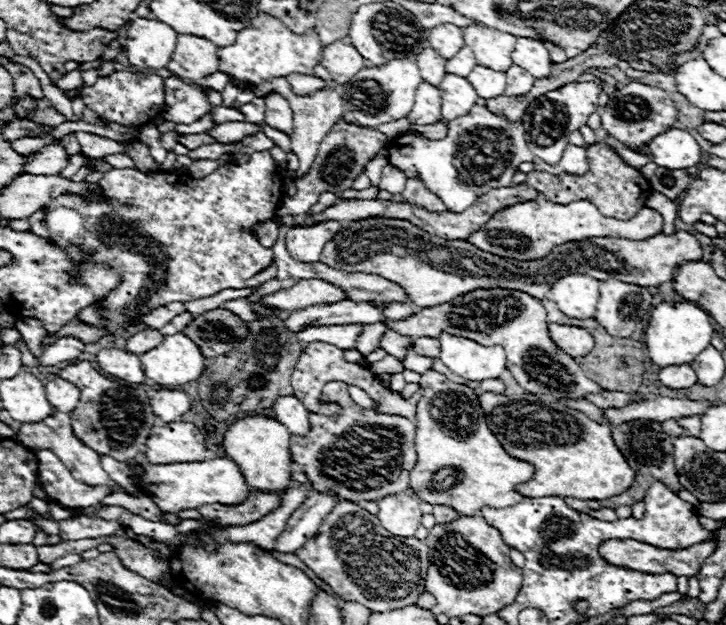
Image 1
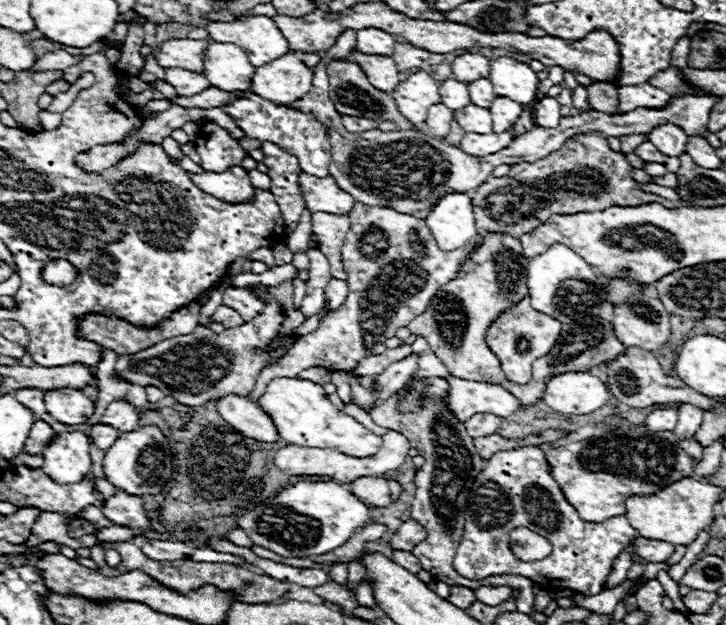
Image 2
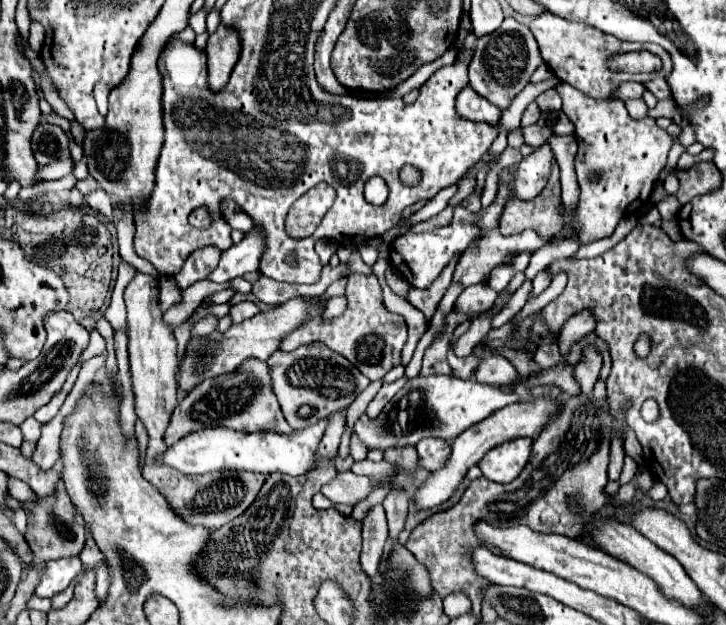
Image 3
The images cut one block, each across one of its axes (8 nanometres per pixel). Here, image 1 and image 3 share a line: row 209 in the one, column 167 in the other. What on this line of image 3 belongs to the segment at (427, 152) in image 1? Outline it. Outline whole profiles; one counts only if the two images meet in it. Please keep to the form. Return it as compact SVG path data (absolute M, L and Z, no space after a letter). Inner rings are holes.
M320 420L318 424L296 430L292 436L276 434L276 432L236 432L232 428L216 426L216 428L204 428L198 432L190 432L184 436L184 440L178 440L176 444L168 446L166 452L158 454L156 460L182 472L182 474L208 474L218 470L248 470L248 472L260 472L260 474L272 474L282 472L288 476L302 476L314 466L314 452L318 448L318 442L324 434L326 420Z

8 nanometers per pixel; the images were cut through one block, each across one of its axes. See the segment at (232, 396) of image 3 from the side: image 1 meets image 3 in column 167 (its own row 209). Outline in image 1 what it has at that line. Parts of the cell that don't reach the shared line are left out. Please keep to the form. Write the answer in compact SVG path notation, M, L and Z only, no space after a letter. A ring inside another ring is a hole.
M408 178L406 188L404 188L402 194L404 194L404 200L406 200L406 202L424 206L424 208L428 208L428 210L432 210L432 212L442 212L442 210L446 210L444 202L442 202L434 192L430 192L430 190L424 186L424 182L420 182L420 180Z

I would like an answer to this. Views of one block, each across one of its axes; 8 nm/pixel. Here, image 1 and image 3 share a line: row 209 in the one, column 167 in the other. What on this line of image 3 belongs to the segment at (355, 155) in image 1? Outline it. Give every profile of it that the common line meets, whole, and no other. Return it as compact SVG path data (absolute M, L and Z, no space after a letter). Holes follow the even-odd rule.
M162 276L160 278L160 287L159 287L159 298L158 304L162 308L162 312L166 312L168 308L176 306L182 302L182 290L174 284L174 281L171 277Z

